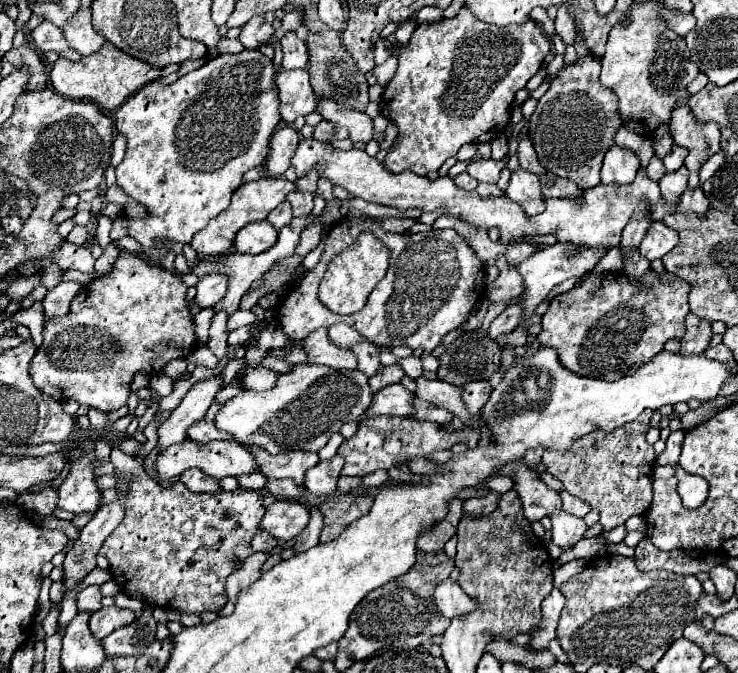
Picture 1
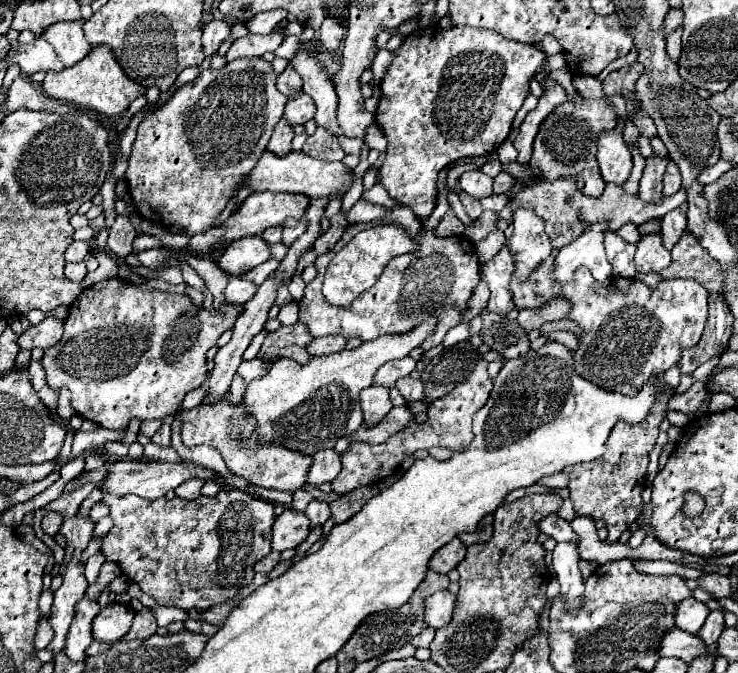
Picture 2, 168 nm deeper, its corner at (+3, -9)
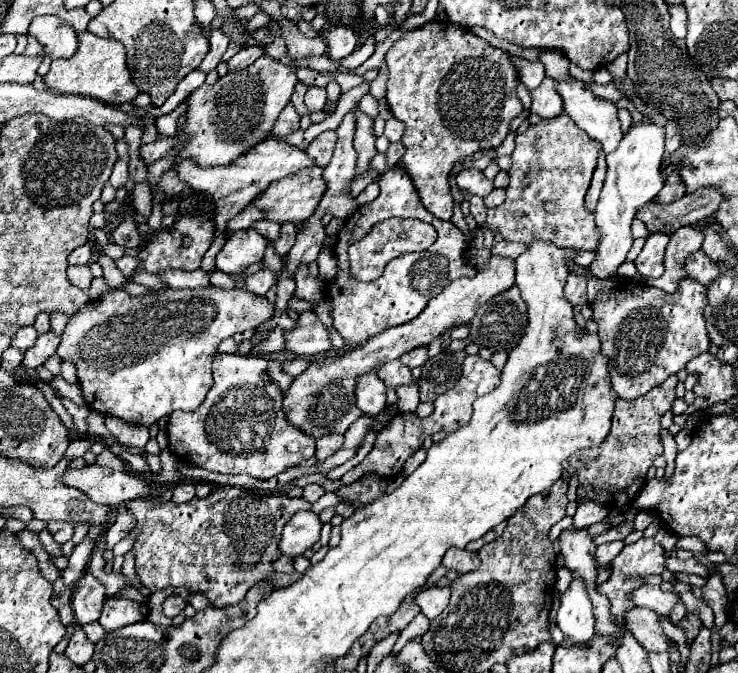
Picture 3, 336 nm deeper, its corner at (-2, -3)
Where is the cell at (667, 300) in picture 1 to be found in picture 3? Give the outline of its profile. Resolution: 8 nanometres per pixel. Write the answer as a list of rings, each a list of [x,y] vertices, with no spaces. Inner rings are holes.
[[[570,261],[570,273],[582,275],[588,281],[588,307],[592,309],[592,319],[598,323],[598,335],[602,343],[602,355],[608,357],[608,369],[612,387],[622,399],[636,399],[646,395],[652,387],[660,385],[666,377],[676,375],[680,369],[686,367],[690,359],[704,353],[710,347],[706,335],[706,321],[704,321],[704,307],[708,305],[708,289],[698,281],[684,277],[674,293],[662,293],[656,287],[648,287],[646,283],[612,275],[608,279],[594,277],[588,267],[580,267],[578,263]]]

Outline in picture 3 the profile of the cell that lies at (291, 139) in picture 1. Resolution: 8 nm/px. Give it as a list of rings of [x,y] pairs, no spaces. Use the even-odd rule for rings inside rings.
[[[288,103],[288,105],[284,107],[284,111],[280,113],[280,117],[278,117],[278,121],[276,121],[274,129],[272,129],[272,135],[274,135],[274,137],[288,137],[288,135],[294,133],[296,129],[300,129],[300,115],[296,113],[294,105]]]

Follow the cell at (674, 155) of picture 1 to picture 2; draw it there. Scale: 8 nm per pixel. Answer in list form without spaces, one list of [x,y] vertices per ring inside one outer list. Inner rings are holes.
[[[669,161],[667,171],[665,171],[665,179],[663,179],[663,195],[665,195],[665,197],[675,195],[679,189],[681,189],[681,175],[679,175],[679,167],[677,167],[673,161]]]

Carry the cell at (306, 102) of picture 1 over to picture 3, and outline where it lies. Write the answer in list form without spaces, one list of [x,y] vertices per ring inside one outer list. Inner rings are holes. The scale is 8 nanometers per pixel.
[[[310,87],[308,93],[306,93],[306,107],[308,107],[308,111],[310,113],[312,111],[322,111],[324,103],[326,103],[326,89]]]

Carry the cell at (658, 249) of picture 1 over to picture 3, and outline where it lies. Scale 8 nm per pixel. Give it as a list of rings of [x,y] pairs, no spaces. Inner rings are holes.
[[[652,233],[646,237],[644,249],[634,261],[634,265],[642,277],[660,277],[664,273],[666,245],[668,245],[666,233]]]

